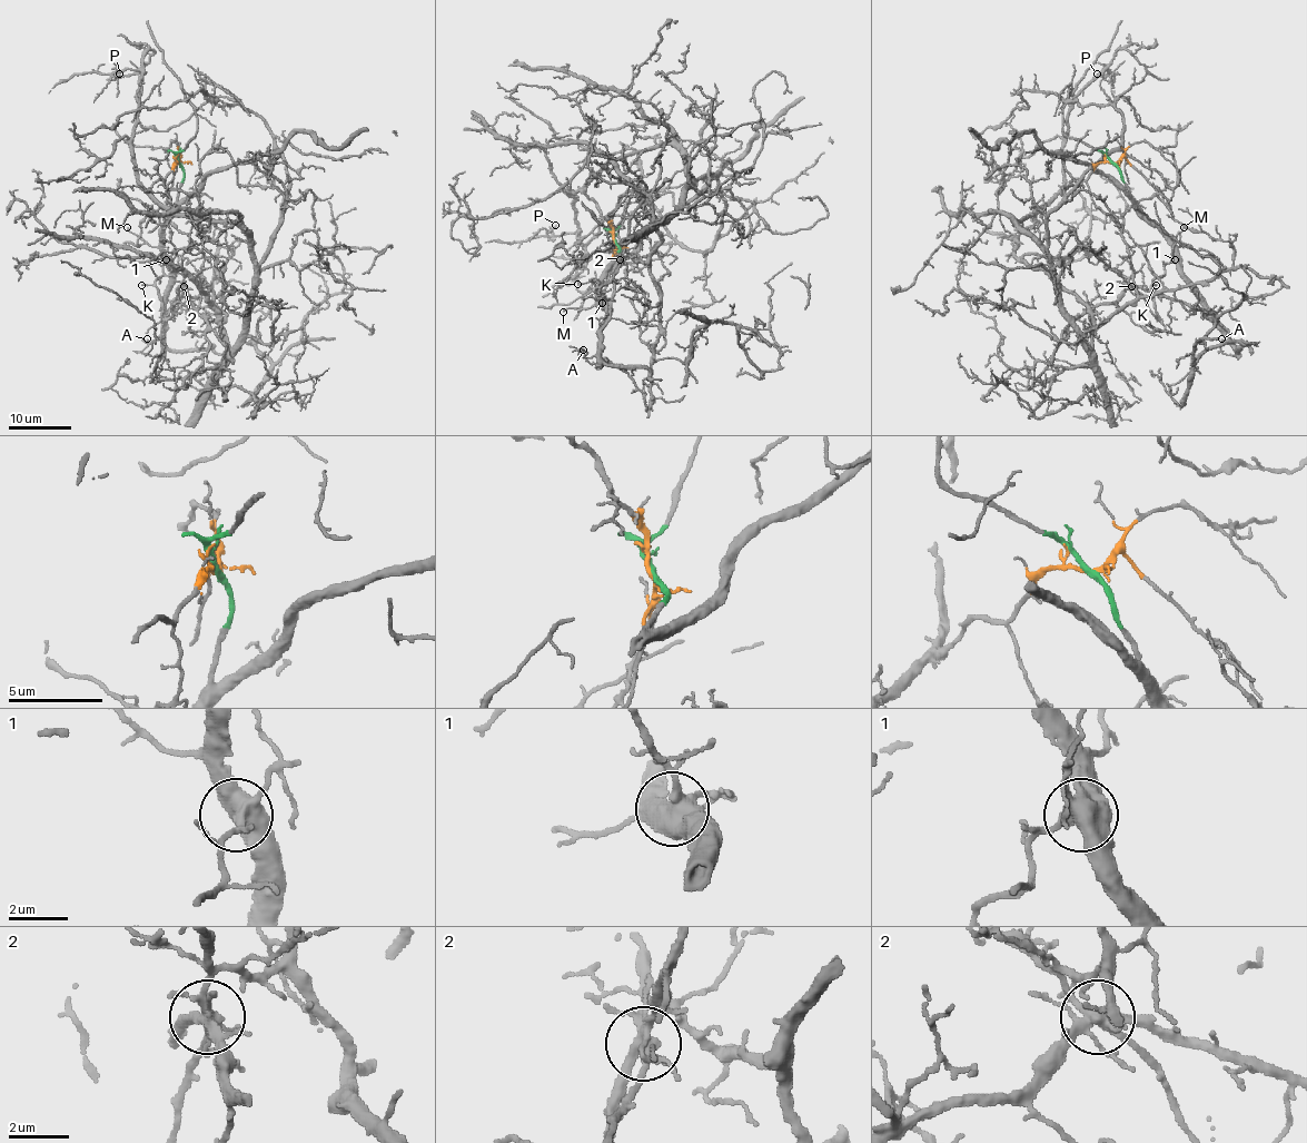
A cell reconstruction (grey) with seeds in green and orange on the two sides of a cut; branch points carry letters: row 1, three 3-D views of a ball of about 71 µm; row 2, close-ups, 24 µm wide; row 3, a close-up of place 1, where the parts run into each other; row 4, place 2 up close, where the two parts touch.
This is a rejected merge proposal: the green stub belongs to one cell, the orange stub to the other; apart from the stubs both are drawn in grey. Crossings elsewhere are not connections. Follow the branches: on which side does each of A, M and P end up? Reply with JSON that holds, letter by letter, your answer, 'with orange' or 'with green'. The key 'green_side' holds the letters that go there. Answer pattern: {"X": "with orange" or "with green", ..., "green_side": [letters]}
{"A": "with green", "M": "with green", "P": "with orange", "green_side": ["A", "M"]}

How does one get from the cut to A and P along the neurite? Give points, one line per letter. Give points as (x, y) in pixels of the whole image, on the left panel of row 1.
A: (179, 164), (184, 175), (177, 206), (164, 233), (169, 271), (166, 329), (155, 340), (142, 340), (147, 338)
P: (179, 164), (164, 179), (146, 189), (137, 179), (131, 136), (141, 72), (138, 69), (119, 75)

